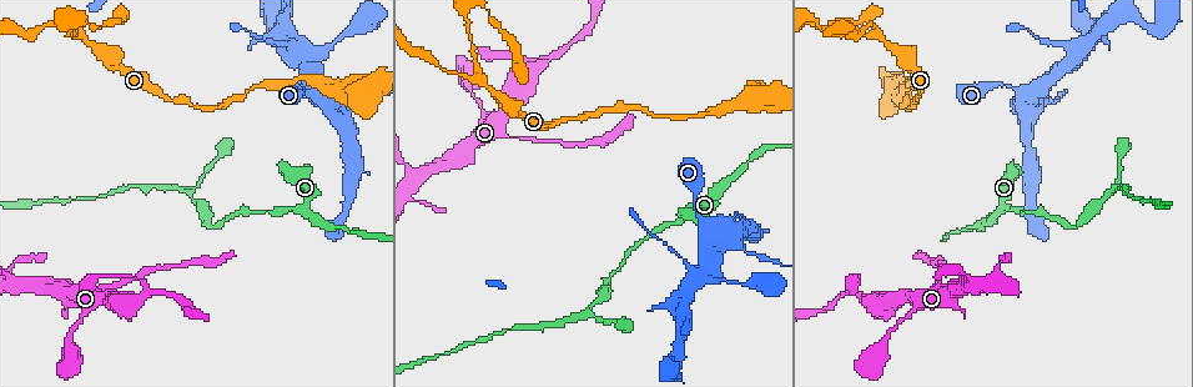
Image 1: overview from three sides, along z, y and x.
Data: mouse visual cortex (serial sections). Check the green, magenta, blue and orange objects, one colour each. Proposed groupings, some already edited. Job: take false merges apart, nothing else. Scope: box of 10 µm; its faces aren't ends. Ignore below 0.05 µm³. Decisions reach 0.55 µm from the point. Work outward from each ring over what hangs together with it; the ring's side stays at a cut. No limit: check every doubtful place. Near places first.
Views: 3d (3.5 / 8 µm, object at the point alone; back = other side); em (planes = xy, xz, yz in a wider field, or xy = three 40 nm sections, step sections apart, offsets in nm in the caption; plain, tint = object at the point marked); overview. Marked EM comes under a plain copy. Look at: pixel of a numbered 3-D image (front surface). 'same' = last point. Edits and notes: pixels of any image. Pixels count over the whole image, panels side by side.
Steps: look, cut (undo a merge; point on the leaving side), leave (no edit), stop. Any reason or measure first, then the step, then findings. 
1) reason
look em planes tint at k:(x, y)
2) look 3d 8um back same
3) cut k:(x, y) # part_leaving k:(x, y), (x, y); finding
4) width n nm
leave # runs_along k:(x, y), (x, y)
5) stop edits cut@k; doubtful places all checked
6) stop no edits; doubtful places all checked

look 3d 3.5um at 1:(188, 193)

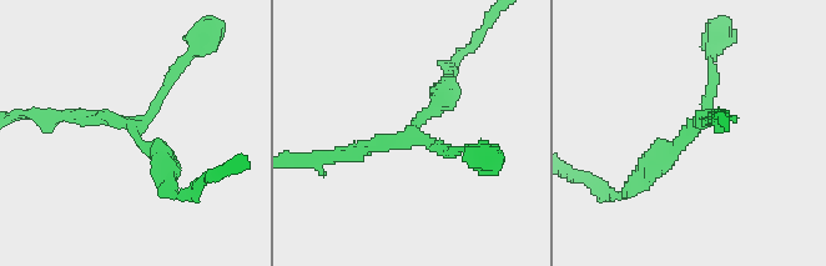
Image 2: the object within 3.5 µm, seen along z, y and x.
arms 3; arm_widths 150, 150, 300 nm; shape alone is not enough
look em planes tint at 2:(130, 125)

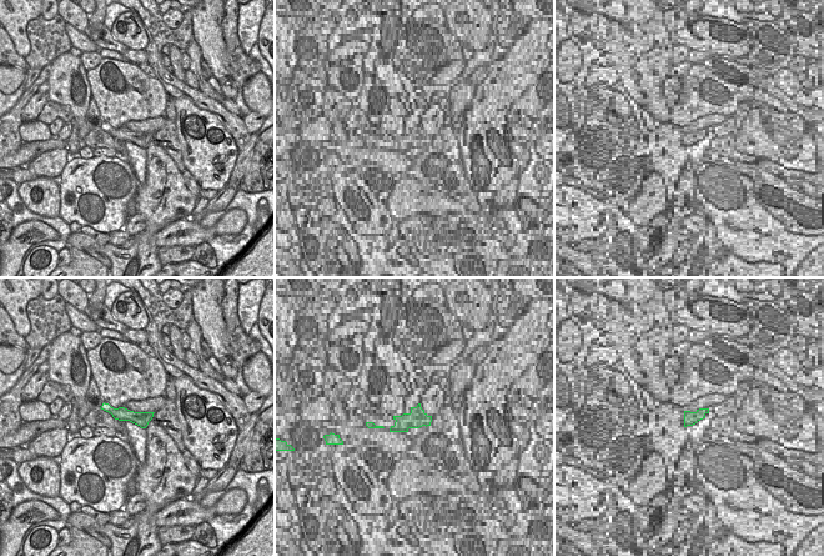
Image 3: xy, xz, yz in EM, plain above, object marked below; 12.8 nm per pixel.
width 190 nm
leave # runs_along 2:(451, 78), (401, 139), (340, 157); all the same cell

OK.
side arm on a straight run
look 3d 3.5um at 1:(857, 293)

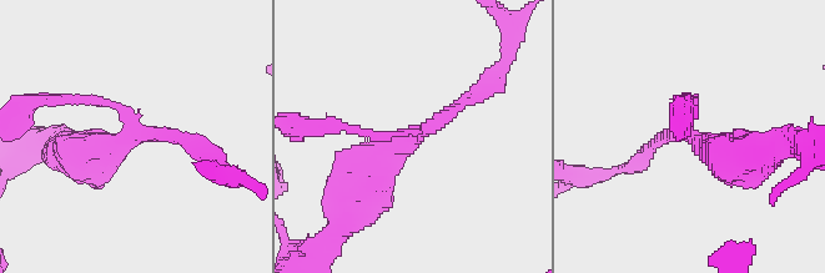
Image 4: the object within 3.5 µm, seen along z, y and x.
arms 3; arm_widths 150, 150, 600 nm; now the EM
look em planes tint at 4:(693, 136)

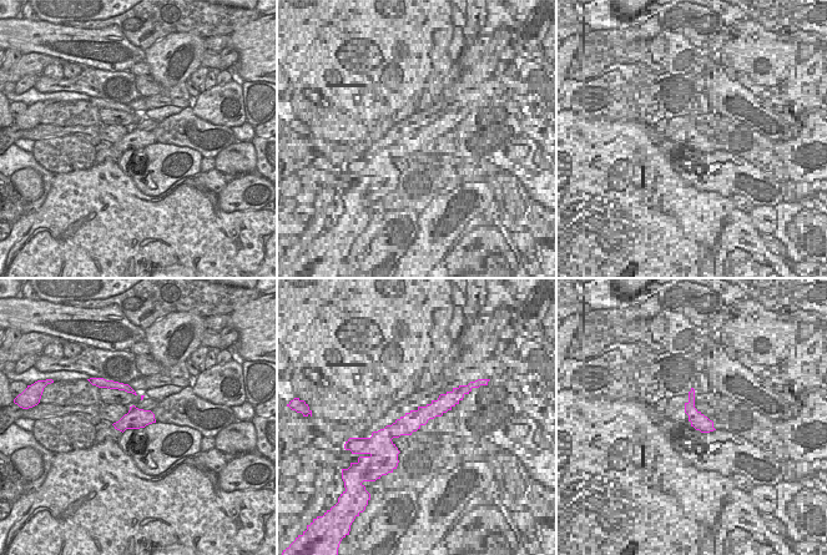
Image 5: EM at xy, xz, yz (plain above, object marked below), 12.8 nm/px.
cut it another way
look em xy step 5 tint same

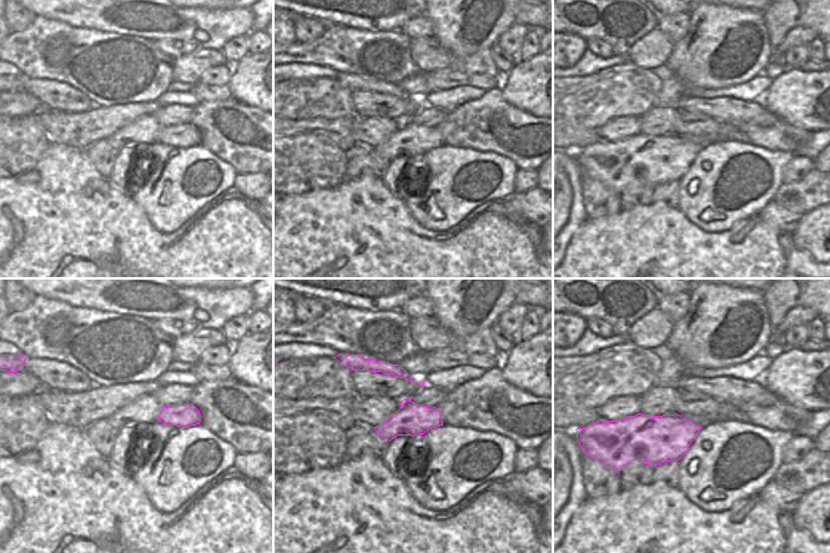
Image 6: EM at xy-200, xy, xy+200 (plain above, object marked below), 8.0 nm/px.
leave # runs_along 4:(357, 193), (400, 148), (481, 89); continuous, no second cell

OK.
a fork
look 3d 3.5um at 1:(81, 36)

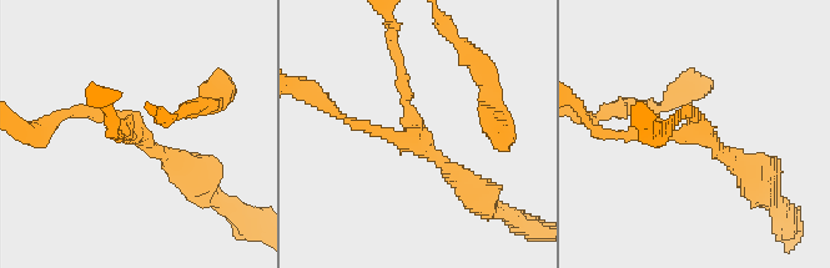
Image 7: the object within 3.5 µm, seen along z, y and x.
arm_widths 150, 200, 300 nm
leave # runs_along 7:(472, 188), (418, 145), (400, 61); one cell here

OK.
stop no edits; doubtful places all checked

